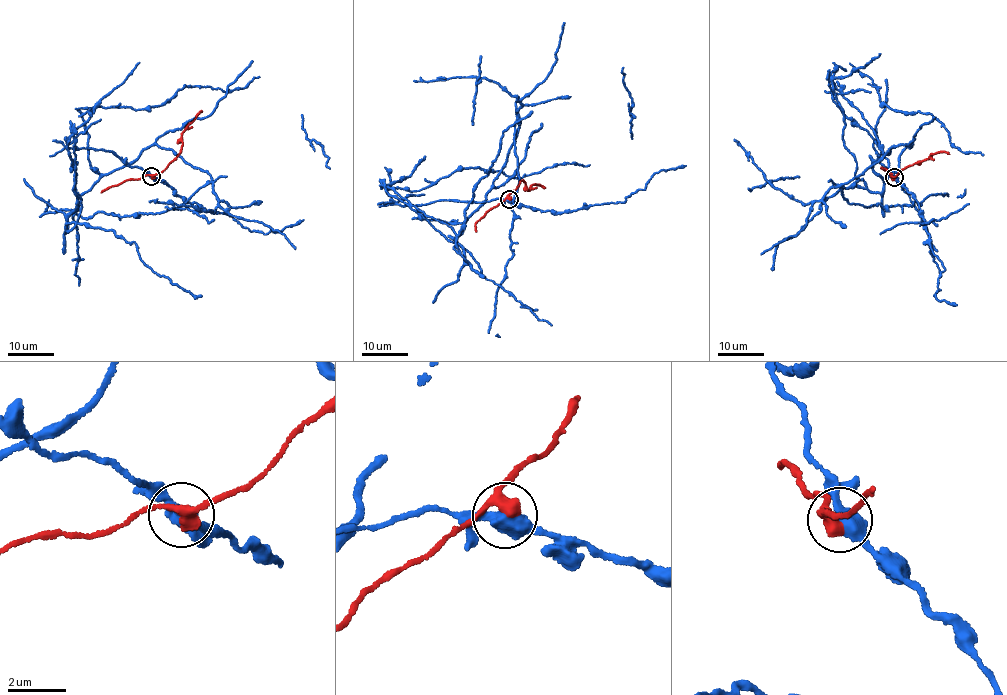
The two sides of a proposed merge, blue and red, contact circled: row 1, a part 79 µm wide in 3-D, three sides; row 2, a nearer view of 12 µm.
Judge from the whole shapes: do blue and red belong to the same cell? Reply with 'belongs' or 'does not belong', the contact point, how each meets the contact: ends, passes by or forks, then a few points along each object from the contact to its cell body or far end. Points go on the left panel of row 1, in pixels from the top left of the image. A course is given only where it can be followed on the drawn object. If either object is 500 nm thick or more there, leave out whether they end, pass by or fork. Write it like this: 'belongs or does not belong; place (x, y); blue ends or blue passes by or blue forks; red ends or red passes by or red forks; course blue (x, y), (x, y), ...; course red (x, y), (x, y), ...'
does not belong; place (151, 176); blue passes by; red passes by; course blue (151, 176), (69, 137), (64, 231), (154, 144), (211, 176), (155, 213), (42, 215), (49, 200); course red (152, 176), (165, 170), (178, 156), (183, 132), (202, 112)

